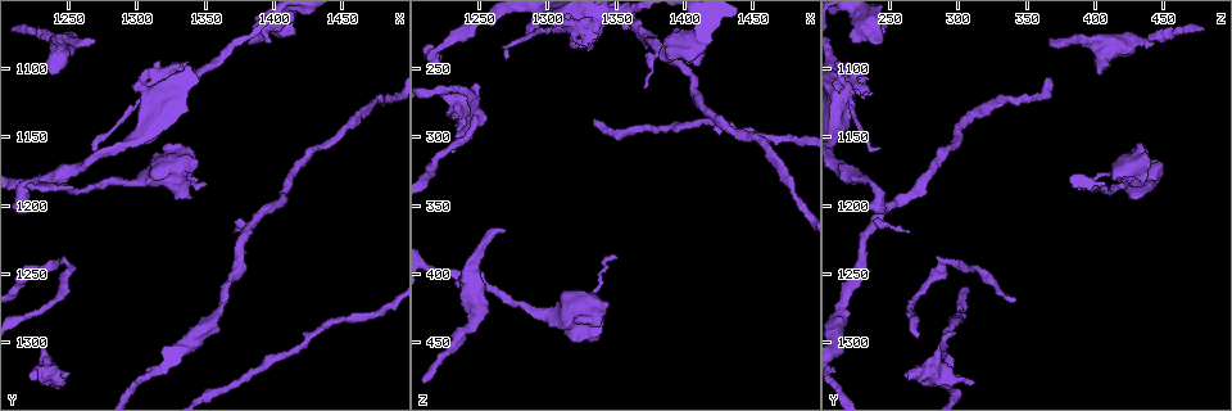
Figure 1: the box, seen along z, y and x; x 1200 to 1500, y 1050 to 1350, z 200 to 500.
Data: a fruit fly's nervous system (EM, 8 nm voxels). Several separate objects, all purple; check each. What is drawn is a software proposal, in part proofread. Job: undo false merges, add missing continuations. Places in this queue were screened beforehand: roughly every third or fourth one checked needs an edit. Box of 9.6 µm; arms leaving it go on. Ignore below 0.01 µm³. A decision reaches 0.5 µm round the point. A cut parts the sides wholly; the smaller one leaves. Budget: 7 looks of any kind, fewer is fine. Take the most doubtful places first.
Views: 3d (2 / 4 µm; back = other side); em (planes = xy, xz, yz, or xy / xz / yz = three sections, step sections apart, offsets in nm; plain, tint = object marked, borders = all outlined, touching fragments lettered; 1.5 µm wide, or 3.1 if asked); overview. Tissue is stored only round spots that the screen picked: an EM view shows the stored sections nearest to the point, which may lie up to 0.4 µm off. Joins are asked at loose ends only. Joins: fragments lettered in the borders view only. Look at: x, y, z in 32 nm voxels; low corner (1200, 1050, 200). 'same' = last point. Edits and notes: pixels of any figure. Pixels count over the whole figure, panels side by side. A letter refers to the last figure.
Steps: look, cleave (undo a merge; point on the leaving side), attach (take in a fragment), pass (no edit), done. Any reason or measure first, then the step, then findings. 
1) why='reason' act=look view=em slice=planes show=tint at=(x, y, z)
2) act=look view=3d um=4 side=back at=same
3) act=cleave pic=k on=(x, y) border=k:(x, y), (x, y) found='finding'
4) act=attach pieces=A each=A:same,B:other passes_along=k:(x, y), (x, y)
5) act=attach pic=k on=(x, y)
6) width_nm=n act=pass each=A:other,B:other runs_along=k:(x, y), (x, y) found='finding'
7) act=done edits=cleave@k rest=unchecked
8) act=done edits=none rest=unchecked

why='free end' act=look view=3d um=2 at=(1222, 1326, 262)

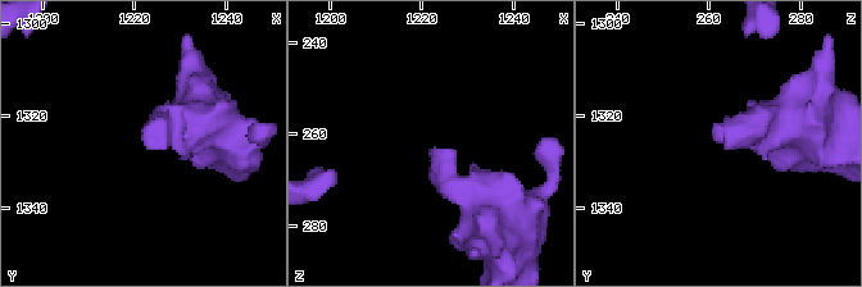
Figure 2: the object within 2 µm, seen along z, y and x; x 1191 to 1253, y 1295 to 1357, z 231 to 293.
why='need the tissue' act=look view=em slice=planes show=tint at=(1223, 1326, 264)

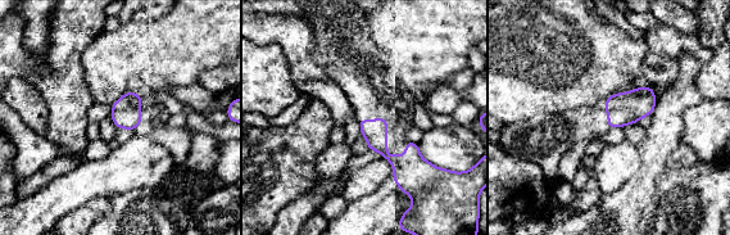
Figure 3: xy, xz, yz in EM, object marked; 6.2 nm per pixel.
act=look view=em slice=planes show=borders at=same

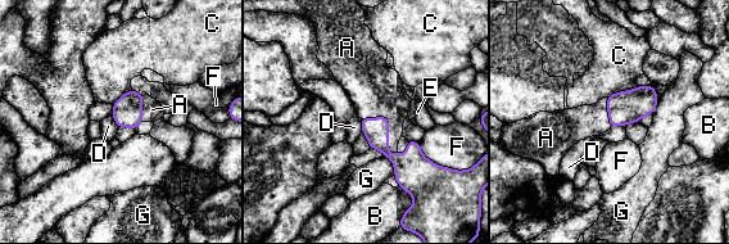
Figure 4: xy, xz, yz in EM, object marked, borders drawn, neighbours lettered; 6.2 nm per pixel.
act=attach pieces=A each=A:same,B:other,C:other,D:other,E:other,F:other,G:other found='the neuron continues'

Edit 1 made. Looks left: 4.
why='free end' act=look view=em slice=yz step=4 show=borders at=(1270, 1078, 368)

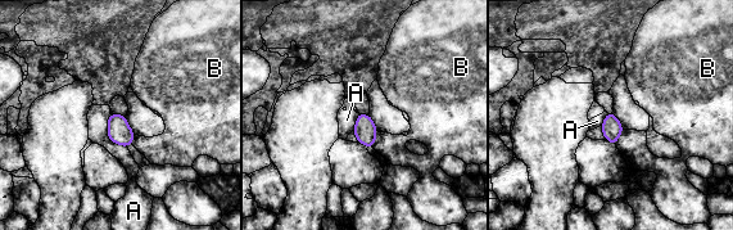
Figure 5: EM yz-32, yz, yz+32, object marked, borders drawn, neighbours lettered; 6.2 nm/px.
act=look view=em slice=planes show=borders at=same

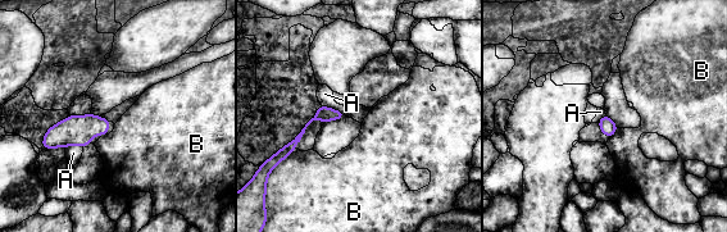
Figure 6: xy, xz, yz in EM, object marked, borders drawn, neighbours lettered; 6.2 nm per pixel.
act=pass each=A:other,B:other found='no lettered fragment goes on from it'

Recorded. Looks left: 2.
why='tapers out' act=look view=em slice=xy step=4 show=borders at=(1352, 1182, 388)

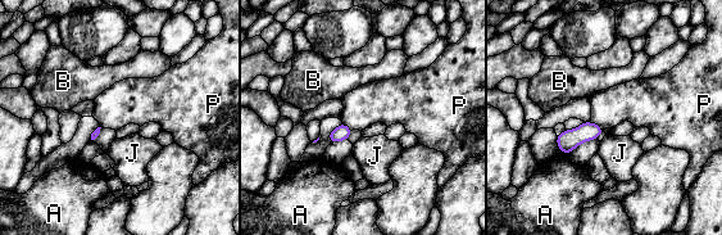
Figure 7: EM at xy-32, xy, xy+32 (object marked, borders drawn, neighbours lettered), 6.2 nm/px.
why='cut it another way' act=look view=em slice=planes show=borders at=same

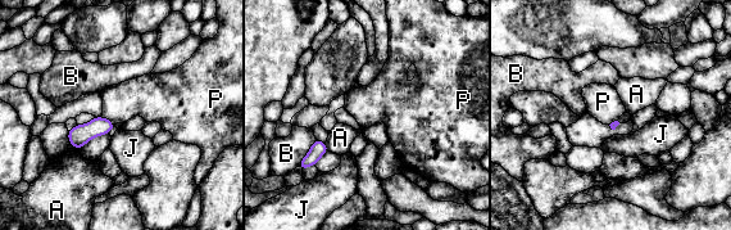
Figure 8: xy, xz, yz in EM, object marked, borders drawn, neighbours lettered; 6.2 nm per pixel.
act=pass each=A:other,B:other,J:other,P:other border=8:(101, 116), (108, 118), (114, 126) found='no lettered fragment goes on from it'

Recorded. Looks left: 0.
act=done edits=attach@4 rest=unchecked

